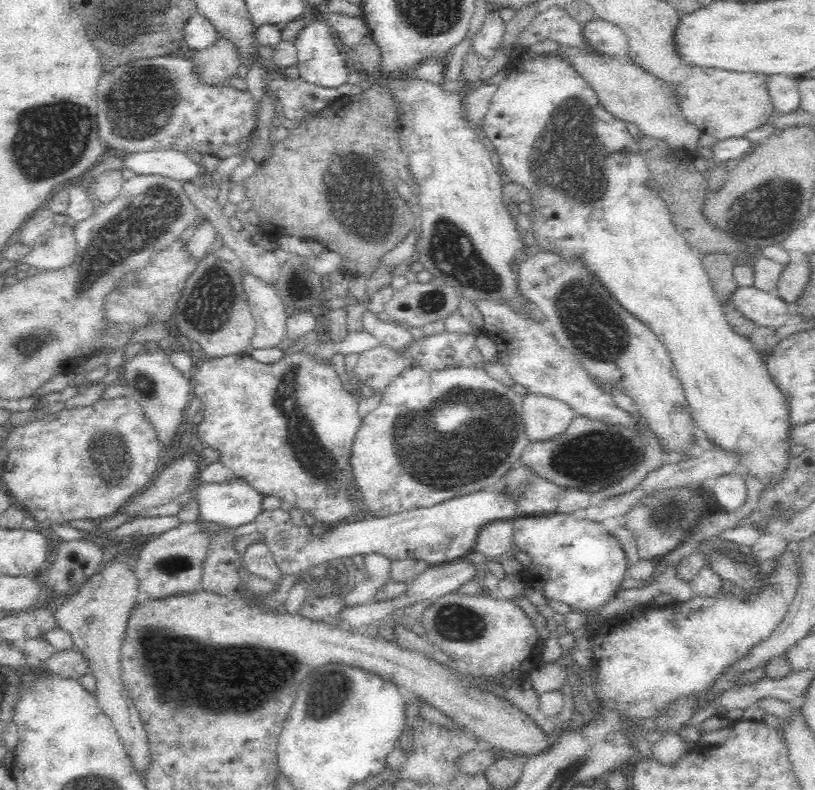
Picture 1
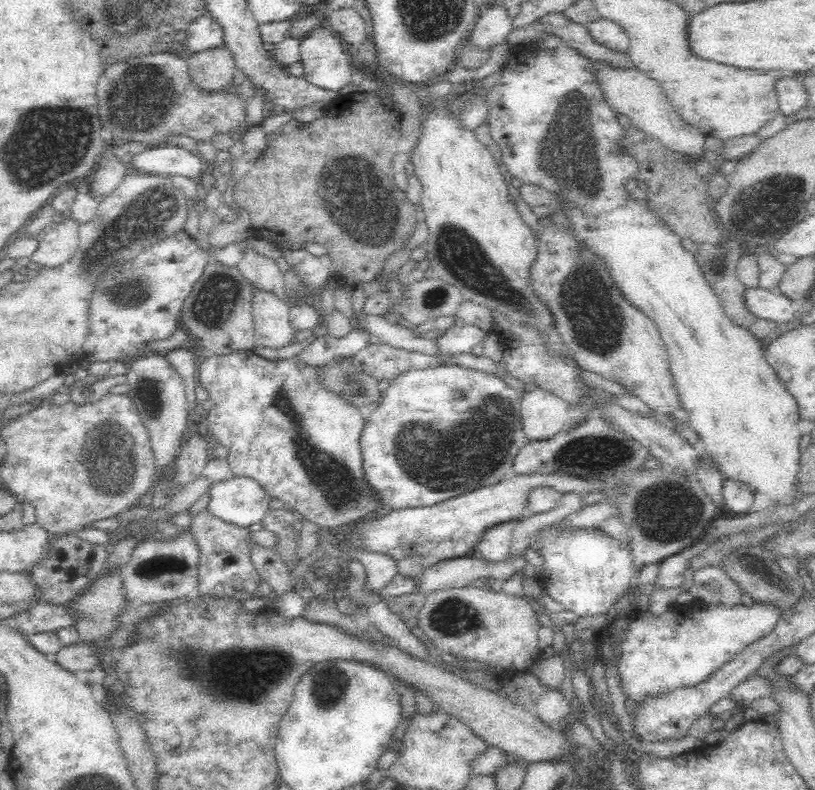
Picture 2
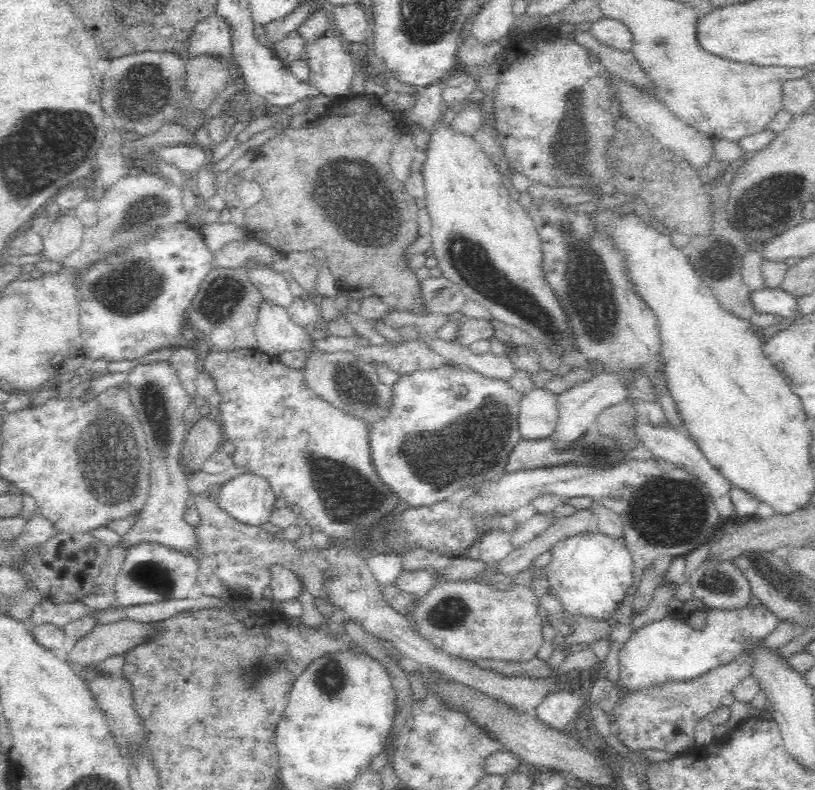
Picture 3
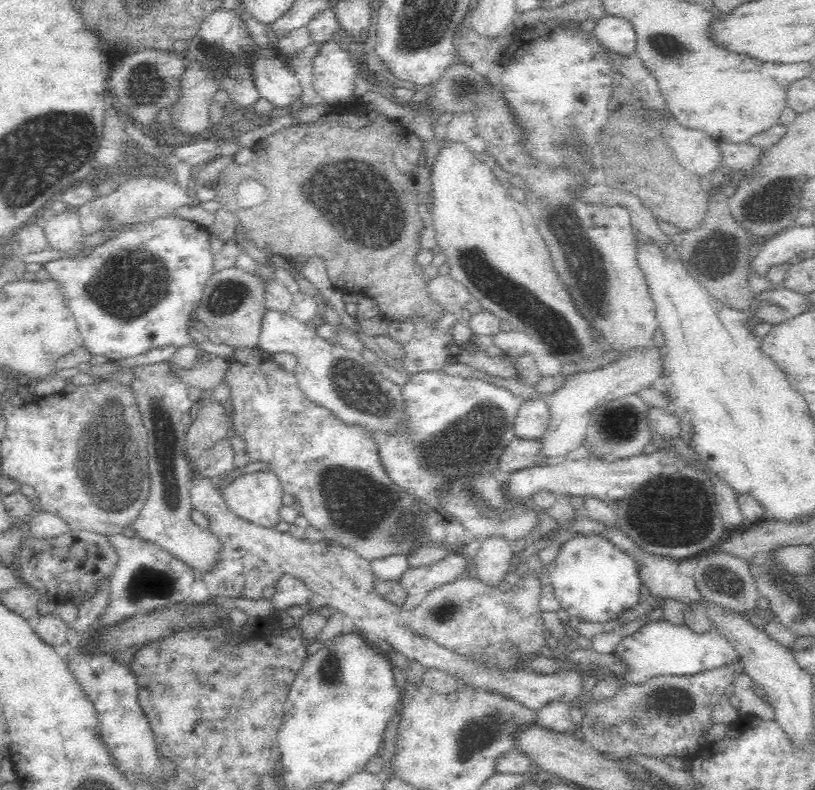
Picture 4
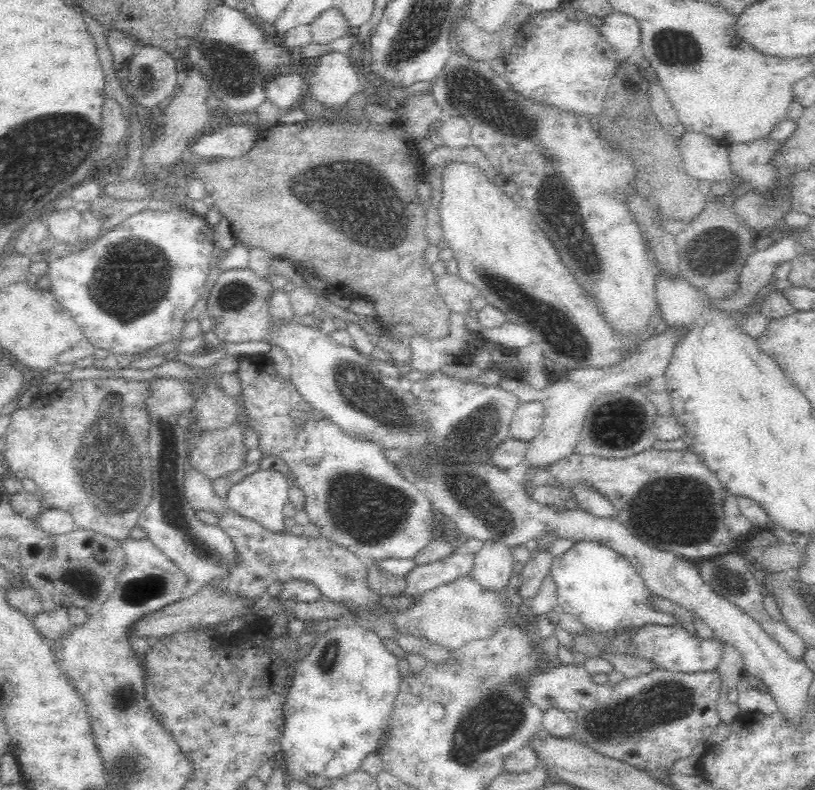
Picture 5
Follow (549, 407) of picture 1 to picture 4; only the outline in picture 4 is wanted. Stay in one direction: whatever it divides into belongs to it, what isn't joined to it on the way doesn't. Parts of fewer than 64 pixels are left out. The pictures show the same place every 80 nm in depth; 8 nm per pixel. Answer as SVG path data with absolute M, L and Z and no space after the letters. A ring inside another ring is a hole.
M538 399L523 401L513 422L514 436L538 440L548 426L548 407Z

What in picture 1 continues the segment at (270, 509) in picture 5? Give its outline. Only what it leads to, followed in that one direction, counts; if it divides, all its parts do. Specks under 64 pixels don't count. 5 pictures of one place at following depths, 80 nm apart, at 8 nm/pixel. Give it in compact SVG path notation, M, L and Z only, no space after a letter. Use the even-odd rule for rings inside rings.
M235 477L224 483L200 483L196 493L199 516L234 529L254 522L265 511L265 494L243 478Z

